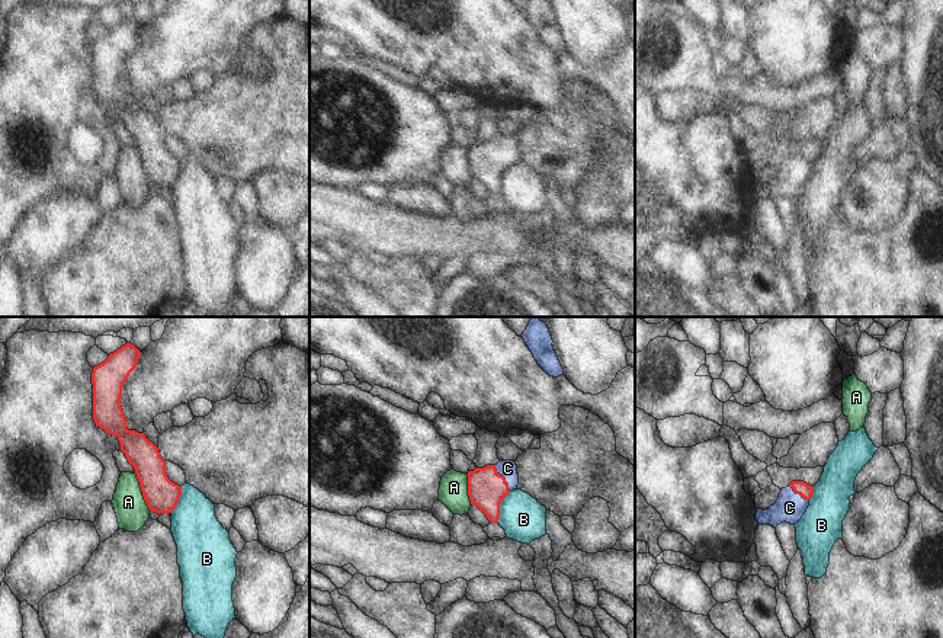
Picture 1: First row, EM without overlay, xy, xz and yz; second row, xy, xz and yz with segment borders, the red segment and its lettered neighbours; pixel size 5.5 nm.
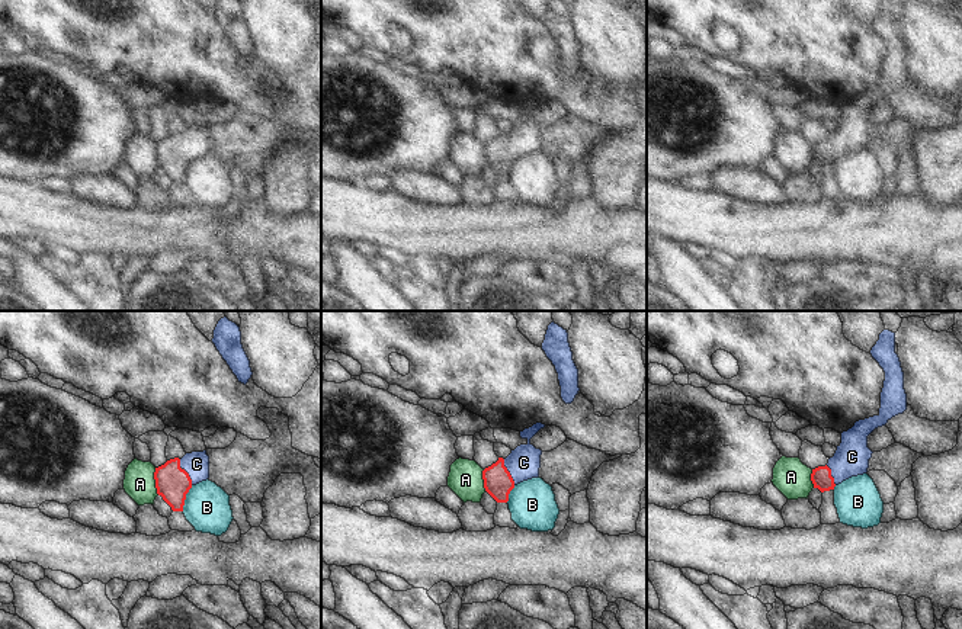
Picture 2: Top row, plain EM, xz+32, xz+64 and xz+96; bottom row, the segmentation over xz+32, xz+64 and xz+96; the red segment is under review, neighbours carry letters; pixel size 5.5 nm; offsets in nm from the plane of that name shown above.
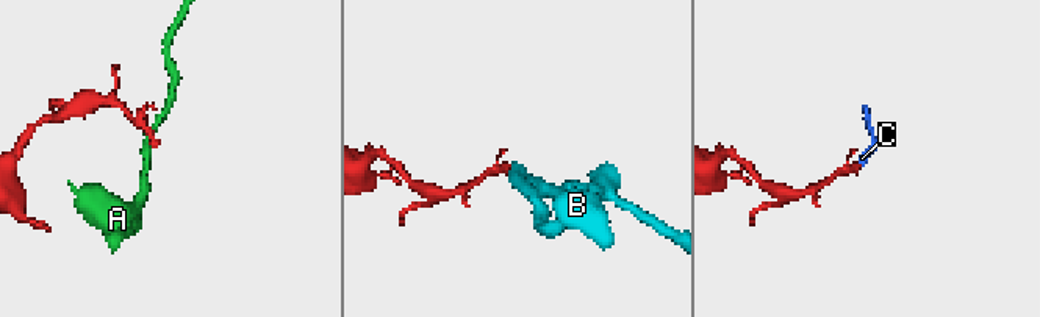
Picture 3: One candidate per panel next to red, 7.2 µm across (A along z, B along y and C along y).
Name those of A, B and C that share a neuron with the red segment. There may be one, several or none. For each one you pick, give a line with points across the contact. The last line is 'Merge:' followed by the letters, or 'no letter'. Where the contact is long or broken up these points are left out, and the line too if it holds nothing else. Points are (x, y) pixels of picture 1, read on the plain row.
C: Path across: xz (487, 163), (504, 153), (507, 143)
Merge: C.

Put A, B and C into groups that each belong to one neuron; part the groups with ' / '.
A / B / C

